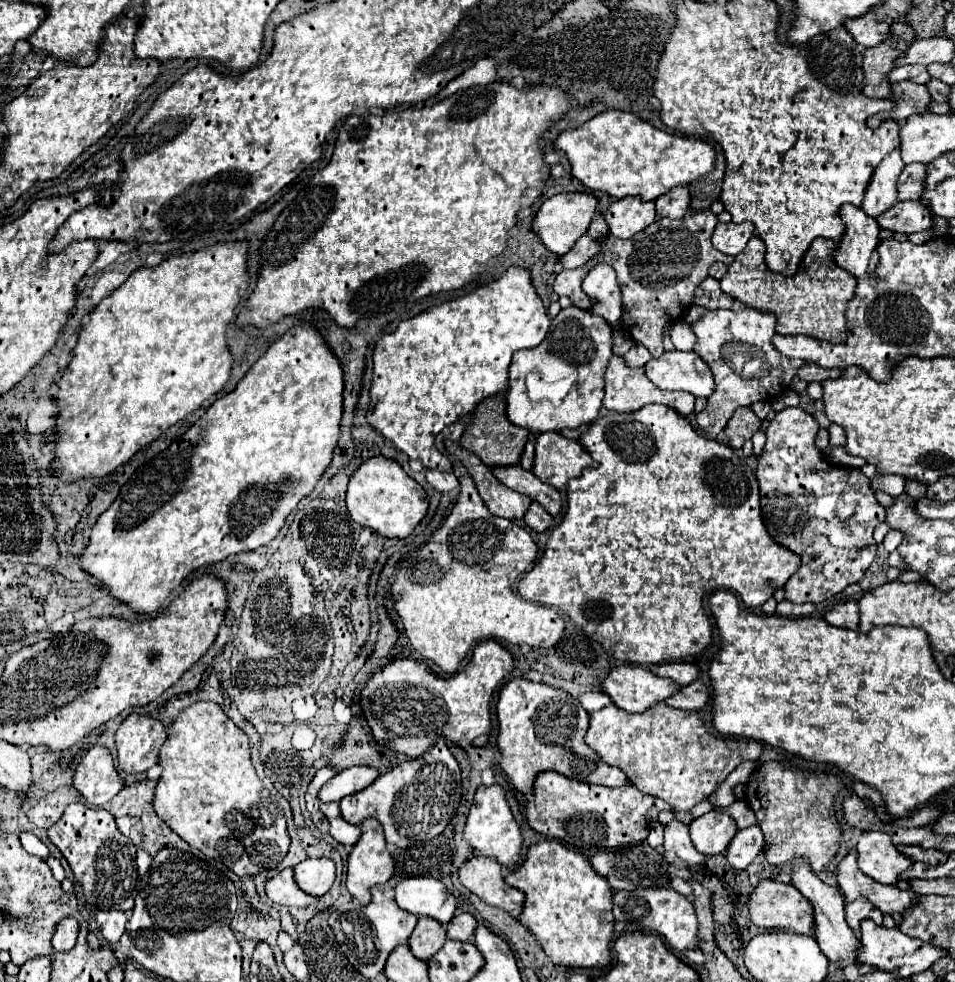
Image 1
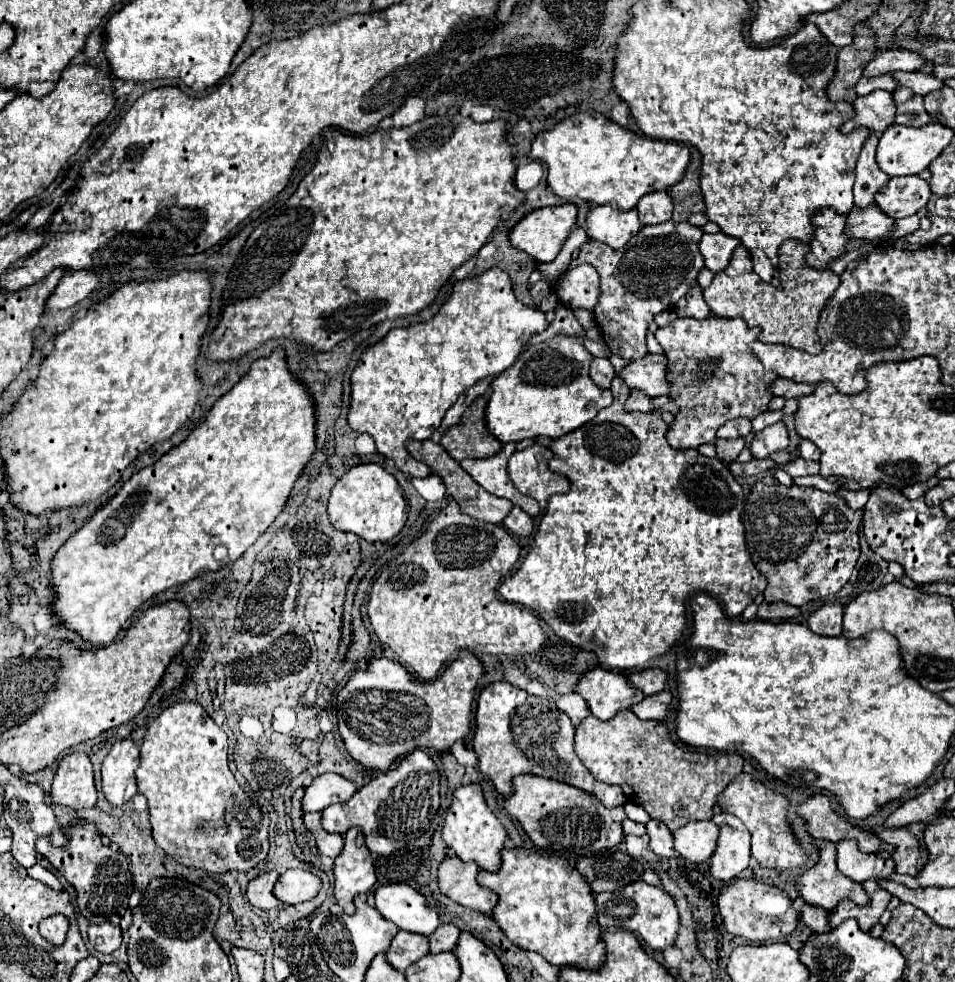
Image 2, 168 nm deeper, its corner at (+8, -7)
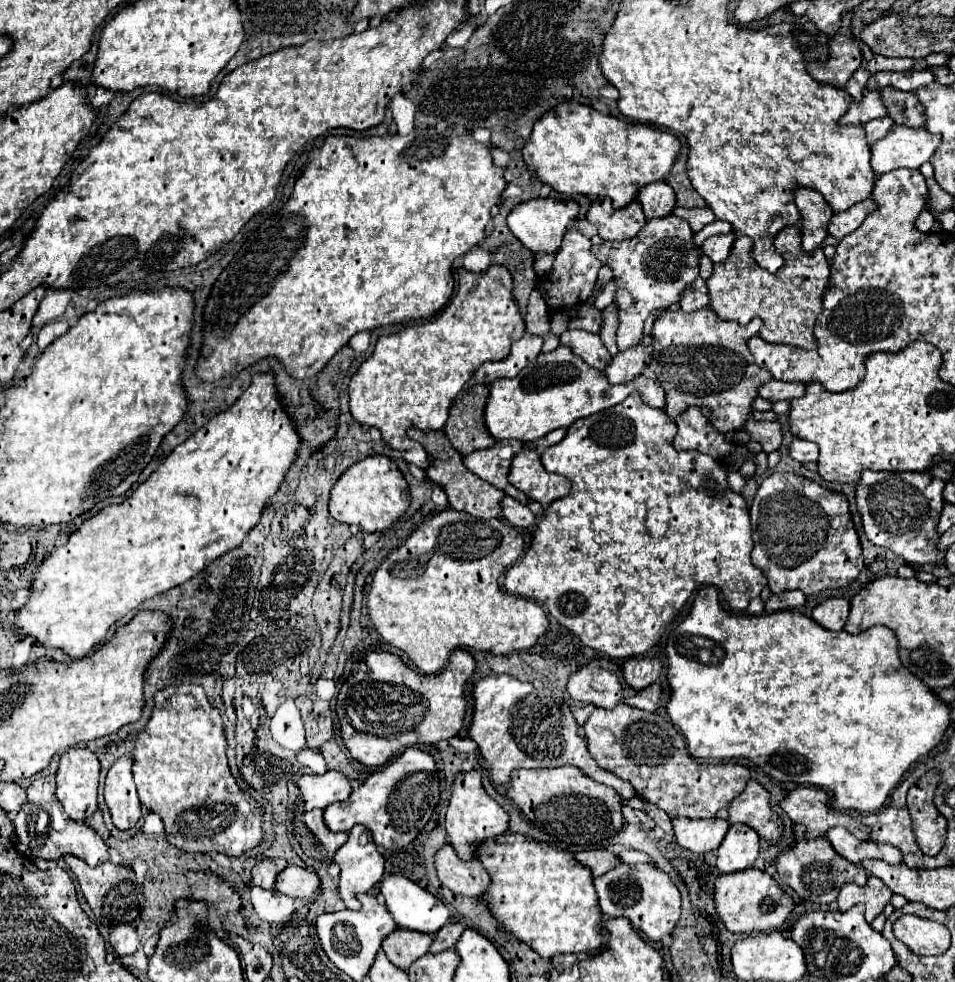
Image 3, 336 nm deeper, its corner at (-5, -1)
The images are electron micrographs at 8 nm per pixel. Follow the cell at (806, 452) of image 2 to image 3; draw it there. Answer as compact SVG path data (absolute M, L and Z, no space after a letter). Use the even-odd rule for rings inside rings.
M795 438L791 442L791 458L797 462L815 462L819 458L819 446L815 446L815 442Z

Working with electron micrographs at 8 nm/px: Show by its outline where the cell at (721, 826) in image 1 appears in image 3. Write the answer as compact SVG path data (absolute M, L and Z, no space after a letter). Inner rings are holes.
M673 818L677 844L697 854L715 852L727 834L727 828L729 828L727 820L721 818L709 818L709 820Z

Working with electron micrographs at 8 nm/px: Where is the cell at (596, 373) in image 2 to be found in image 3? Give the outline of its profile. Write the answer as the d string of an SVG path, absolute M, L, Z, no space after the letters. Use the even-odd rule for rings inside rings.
M565 330L561 334L561 344L569 344L575 354L579 354L595 370L605 370L613 360L609 350L603 346L599 334L591 334L585 330Z

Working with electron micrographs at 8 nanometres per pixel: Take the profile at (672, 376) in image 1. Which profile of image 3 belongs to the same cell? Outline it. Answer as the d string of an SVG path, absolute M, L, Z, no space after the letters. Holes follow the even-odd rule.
M633 346L631 350L619 352L613 360L611 366L603 372L611 384L621 384L621 382L631 382L637 376L643 374L643 370L649 368L653 360L655 350L651 346Z

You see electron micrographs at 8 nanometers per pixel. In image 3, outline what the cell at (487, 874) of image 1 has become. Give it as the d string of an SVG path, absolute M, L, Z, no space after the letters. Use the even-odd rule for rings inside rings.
M445 844L437 856L435 856L435 868L437 876L455 894L471 896L471 898L483 898L487 888L491 886L491 878L481 866L479 860L463 862L451 844Z

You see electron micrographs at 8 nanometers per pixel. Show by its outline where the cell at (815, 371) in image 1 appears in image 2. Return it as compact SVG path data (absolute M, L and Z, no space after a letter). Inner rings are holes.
M776 378L774 384L770 384L770 392L772 396L782 396L782 398L802 398L802 396L810 396L810 392L814 392L814 384L798 384L792 380L784 380L784 378Z

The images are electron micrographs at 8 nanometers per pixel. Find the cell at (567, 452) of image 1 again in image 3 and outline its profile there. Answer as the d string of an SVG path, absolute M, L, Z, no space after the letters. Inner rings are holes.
M523 448L513 458L509 482L543 506L567 496L571 490L571 480L559 474L551 474L543 468L541 454L535 448Z

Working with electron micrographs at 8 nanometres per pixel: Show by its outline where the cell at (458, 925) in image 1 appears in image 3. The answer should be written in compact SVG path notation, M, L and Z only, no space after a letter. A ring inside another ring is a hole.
M449 922L447 926L443 926L443 930L437 932L437 936L433 938L433 944L431 944L431 952L443 952L443 950L453 950L457 940L461 938L463 930L467 926L461 924L461 922Z

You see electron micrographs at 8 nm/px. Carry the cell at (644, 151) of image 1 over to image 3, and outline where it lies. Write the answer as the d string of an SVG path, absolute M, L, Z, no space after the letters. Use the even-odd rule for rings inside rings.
M567 102L549 110L531 132L523 148L523 160L537 170L541 182L561 194L607 196L615 208L631 204L639 190L651 182L665 180L681 150L681 140L665 130L633 124L615 116L605 116L591 106Z

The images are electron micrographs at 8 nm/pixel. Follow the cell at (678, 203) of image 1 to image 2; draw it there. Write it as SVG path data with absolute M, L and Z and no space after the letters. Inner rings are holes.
M648 192L642 196L636 208L642 224L662 224L672 218L670 196L666 196L666 192Z

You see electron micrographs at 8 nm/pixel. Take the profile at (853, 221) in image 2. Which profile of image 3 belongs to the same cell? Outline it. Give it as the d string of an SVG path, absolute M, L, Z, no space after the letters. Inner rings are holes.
M867 198L855 206L851 206L851 210L839 212L835 214L835 218L831 218L831 236L835 238L845 238L847 234L855 232L863 220L873 214L877 210L877 202L873 198Z

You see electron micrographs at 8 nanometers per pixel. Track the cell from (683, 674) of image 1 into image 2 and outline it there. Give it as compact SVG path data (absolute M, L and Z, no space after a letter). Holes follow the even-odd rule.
M644 668L644 670L636 670L626 674L626 680L630 680L630 684L634 684L640 692L644 694L656 694L662 692L666 686L666 674L658 668Z

